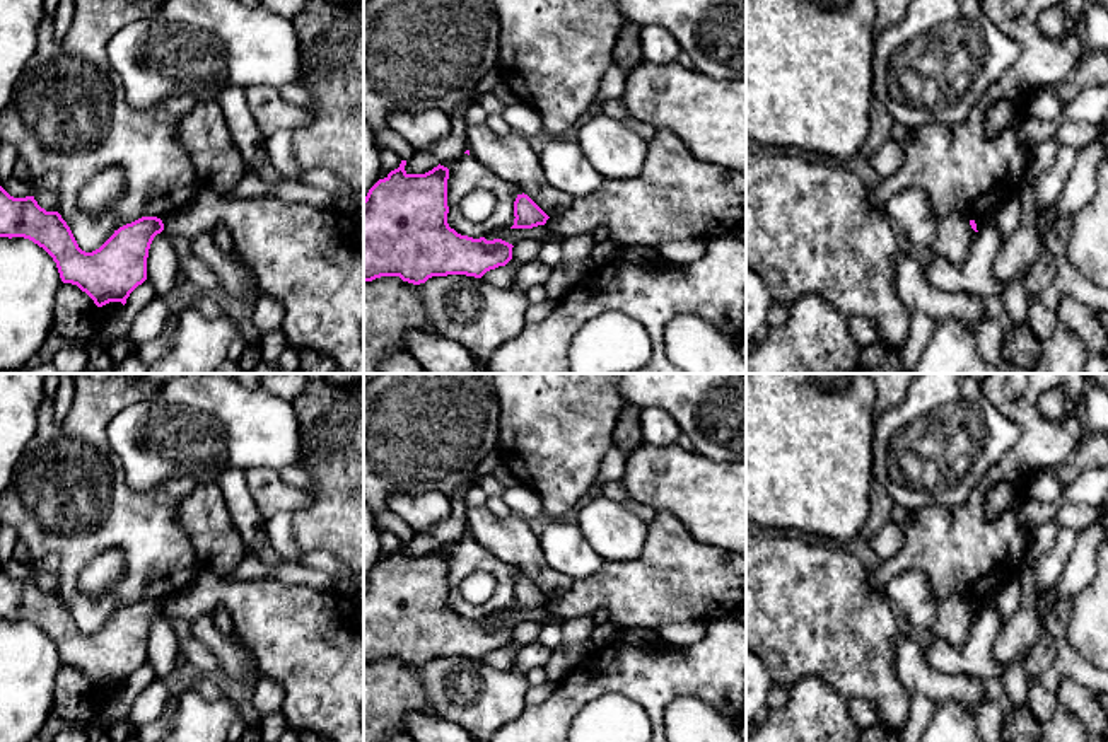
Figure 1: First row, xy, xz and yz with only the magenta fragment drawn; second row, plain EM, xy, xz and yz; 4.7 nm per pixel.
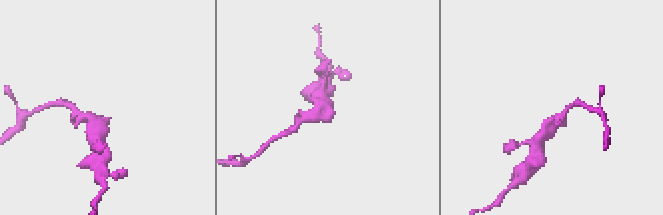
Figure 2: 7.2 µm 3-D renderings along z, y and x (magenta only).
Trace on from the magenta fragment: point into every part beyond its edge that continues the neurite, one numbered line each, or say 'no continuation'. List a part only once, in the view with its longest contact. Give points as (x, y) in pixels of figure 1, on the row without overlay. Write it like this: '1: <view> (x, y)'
no continuation

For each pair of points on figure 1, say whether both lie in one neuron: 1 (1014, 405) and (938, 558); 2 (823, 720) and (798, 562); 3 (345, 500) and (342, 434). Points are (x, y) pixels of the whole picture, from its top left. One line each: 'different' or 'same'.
1: same
2: different
3: same

